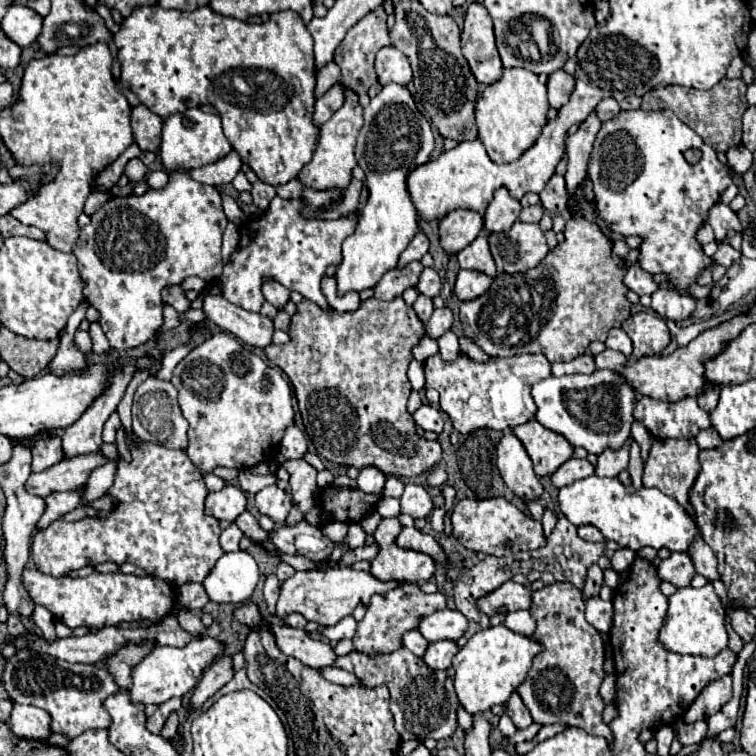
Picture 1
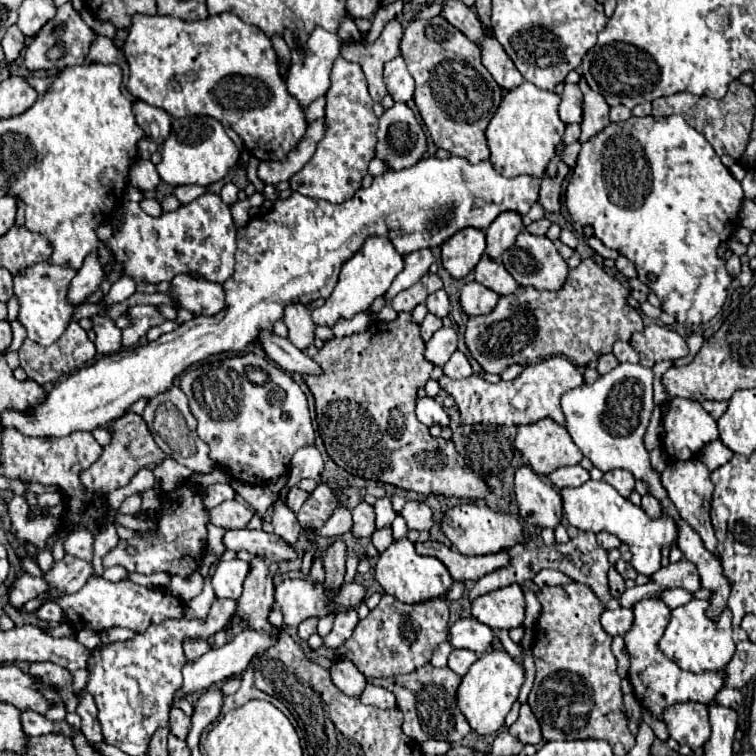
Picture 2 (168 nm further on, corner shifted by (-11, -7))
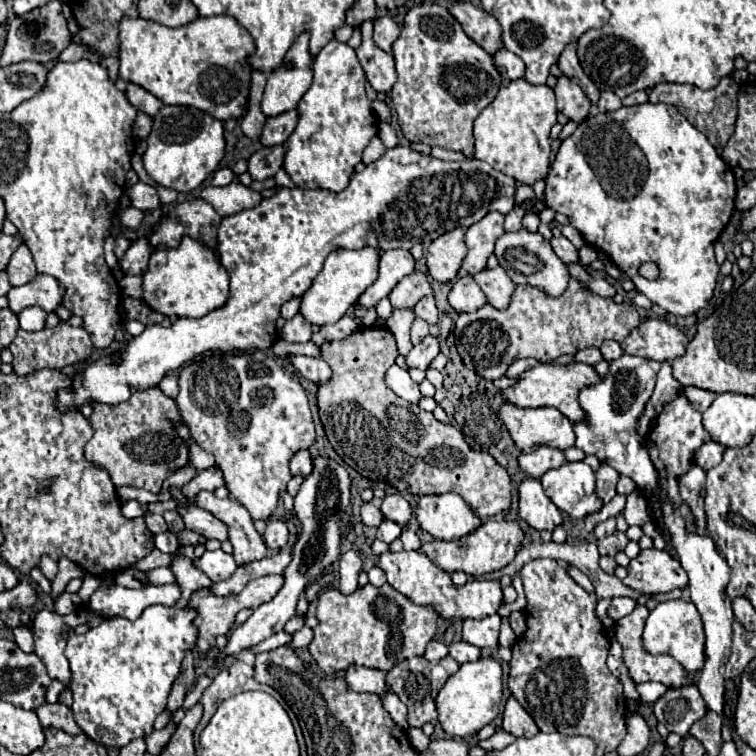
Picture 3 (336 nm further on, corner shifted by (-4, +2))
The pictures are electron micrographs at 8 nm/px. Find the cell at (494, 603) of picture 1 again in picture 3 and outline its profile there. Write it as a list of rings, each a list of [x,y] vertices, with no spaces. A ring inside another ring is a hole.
[[[400,551],[400,553],[382,553],[378,557],[378,567],[384,569],[388,575],[388,583],[408,597],[416,605],[430,605],[438,611],[438,615],[450,623],[464,621],[464,619],[484,619],[492,613],[498,613],[502,605],[502,587],[498,581],[486,581],[486,579],[472,579],[466,585],[454,585],[450,575],[442,569],[438,569],[424,553],[420,551]]]

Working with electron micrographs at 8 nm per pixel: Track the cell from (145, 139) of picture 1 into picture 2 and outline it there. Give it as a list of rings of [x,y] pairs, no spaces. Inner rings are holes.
[[[139,100],[133,104],[133,114],[137,118],[137,124],[143,128],[143,132],[151,140],[155,140],[159,146],[171,134],[171,116],[165,110],[155,108],[155,106]]]

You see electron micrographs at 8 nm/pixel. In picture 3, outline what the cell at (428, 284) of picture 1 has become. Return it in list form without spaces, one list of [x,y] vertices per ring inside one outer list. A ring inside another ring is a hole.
[[[424,297],[424,301],[420,301],[414,307],[414,315],[420,317],[420,319],[424,319],[430,325],[436,325],[438,323],[438,309],[436,309],[434,297]]]

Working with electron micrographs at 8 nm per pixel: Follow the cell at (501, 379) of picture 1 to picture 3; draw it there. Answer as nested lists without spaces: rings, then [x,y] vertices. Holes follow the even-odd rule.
[[[540,363],[534,369],[522,373],[520,381],[514,387],[504,391],[504,397],[506,397],[506,401],[512,401],[518,407],[556,407],[570,421],[580,423],[580,421],[584,421],[584,411],[578,403],[578,393],[600,381],[602,381],[602,377],[596,373],[596,369],[590,365],[584,365],[584,363],[562,365],[562,367],[556,367],[550,363]]]

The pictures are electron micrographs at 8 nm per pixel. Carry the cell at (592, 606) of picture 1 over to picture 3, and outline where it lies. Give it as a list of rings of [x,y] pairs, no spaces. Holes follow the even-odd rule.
[[[614,597],[614,599],[610,601],[608,613],[610,613],[612,619],[618,621],[618,619],[626,617],[628,613],[632,613],[634,607],[636,607],[636,601],[634,601],[634,599],[630,599],[630,597]]]

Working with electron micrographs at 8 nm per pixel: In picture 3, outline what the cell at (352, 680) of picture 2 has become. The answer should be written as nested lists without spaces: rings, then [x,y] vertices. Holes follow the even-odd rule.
[[[352,665],[346,671],[346,681],[354,691],[370,691],[380,697],[390,691],[390,687],[386,683],[386,671],[380,671],[380,669]]]

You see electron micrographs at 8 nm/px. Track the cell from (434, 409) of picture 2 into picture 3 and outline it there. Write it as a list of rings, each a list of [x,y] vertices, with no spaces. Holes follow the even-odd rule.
[[[396,363],[386,371],[386,385],[388,385],[398,397],[404,397],[406,401],[418,403],[418,401],[422,399],[420,389],[418,389],[418,383],[412,381],[412,377],[408,375],[408,369],[398,367]]]

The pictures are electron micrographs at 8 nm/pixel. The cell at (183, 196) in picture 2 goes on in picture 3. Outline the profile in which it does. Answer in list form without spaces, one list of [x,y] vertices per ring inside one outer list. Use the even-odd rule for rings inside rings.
[[[134,183],[132,187],[126,189],[126,197],[130,201],[132,207],[140,209],[140,211],[152,211],[152,209],[158,209],[160,207],[160,201],[158,201],[158,193],[152,185],[148,183]]]

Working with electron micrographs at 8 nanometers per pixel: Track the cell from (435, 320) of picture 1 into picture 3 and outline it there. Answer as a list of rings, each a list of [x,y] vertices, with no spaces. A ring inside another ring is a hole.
[[[428,335],[420,345],[416,345],[408,355],[406,355],[406,367],[412,369],[428,369],[428,365],[432,363],[432,359],[440,353],[440,345],[438,339]]]

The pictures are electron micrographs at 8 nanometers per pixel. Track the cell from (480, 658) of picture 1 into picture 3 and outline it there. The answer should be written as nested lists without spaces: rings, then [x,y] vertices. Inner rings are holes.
[[[482,657],[476,663],[464,663],[454,675],[450,675],[450,679],[444,683],[444,687],[438,691],[434,699],[438,711],[438,723],[450,737],[460,737],[460,739],[474,737],[482,727],[486,727],[498,717],[500,699],[502,699],[500,663],[494,657]]]

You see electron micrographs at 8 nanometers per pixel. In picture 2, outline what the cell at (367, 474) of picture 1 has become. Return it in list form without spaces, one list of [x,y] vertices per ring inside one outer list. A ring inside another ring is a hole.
[[[389,496],[377,498],[377,502],[375,502],[375,516],[377,516],[377,520],[375,520],[377,528],[389,526],[389,524],[393,522],[393,518],[395,518],[397,514],[395,514],[395,510],[393,510],[393,506],[391,506],[391,498],[389,498]]]

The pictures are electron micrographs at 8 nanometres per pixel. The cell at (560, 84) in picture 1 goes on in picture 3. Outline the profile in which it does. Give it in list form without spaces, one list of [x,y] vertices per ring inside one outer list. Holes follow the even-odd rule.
[[[558,77],[558,85],[554,87],[558,99],[558,111],[562,111],[568,119],[582,123],[592,107],[588,95],[568,77]]]

